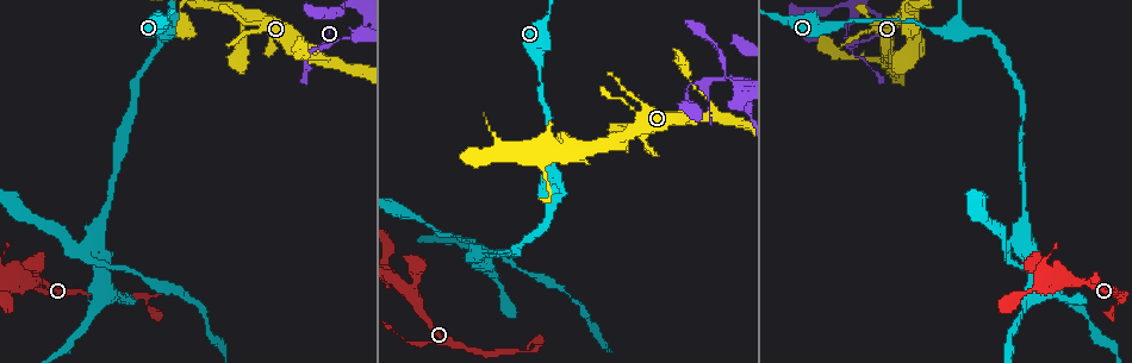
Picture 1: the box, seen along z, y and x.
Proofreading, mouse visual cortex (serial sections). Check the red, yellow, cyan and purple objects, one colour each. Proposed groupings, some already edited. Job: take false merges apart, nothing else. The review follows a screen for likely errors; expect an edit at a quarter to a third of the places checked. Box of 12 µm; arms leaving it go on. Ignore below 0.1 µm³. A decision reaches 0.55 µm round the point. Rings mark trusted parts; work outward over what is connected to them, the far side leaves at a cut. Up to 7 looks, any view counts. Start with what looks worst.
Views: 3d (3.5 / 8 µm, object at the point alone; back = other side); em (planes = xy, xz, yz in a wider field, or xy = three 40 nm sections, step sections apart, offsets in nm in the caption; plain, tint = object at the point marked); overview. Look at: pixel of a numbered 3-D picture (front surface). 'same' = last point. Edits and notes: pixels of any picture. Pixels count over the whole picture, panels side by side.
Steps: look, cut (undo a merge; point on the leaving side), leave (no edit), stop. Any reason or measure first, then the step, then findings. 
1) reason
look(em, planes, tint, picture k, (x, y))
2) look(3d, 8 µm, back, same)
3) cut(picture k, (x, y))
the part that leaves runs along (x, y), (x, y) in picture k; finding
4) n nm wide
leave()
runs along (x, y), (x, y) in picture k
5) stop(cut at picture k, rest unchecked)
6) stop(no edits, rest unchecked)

three-way junction
look(3d, 3.5 µm, back, picture 1, (1006, 251))

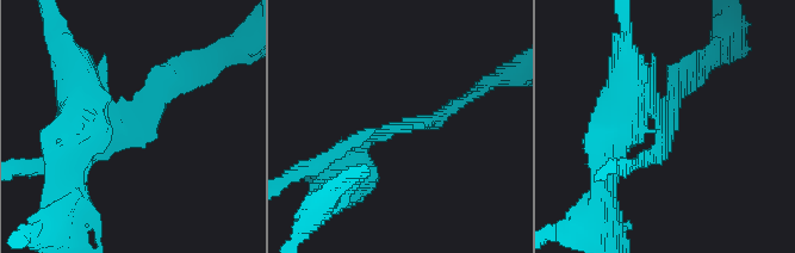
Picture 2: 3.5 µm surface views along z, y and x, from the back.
cut(picture 2, (657, 156))
the part that leaves runs along (658, 117), (668, 129), (688, 78) in picture 2; two cells meet here

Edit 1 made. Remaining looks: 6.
abrupt turn
look(3d, 3.5 µm, picture 1, (328, 47))

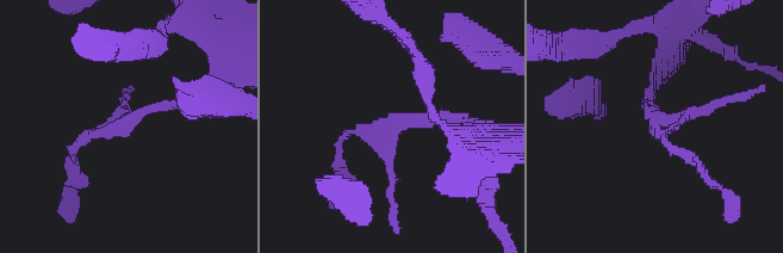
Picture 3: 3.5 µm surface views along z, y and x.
look(em, xy, step 3, tint, picture 3, (123, 123))

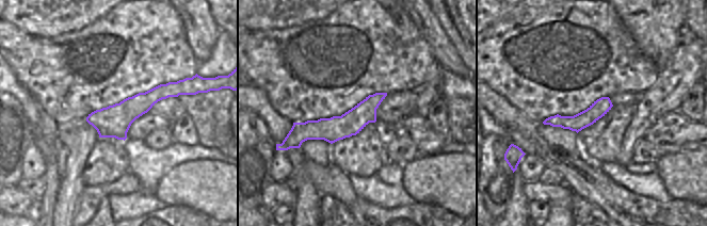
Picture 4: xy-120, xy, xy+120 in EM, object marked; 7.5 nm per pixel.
180 nm wide
leave()
runs along (391, 203), (387, 130), (453, 117) in picture 3; all the same cell

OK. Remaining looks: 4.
looks like a crossing
look(3d, 3.5 µm, picture 1, (1062, 280))

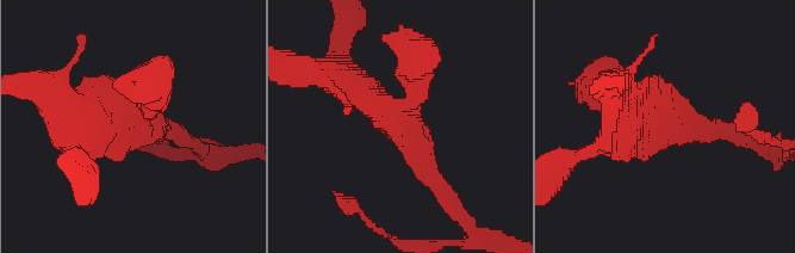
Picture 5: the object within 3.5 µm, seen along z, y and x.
look(em, xy, step 1, tint, picture 5, (392, 116))

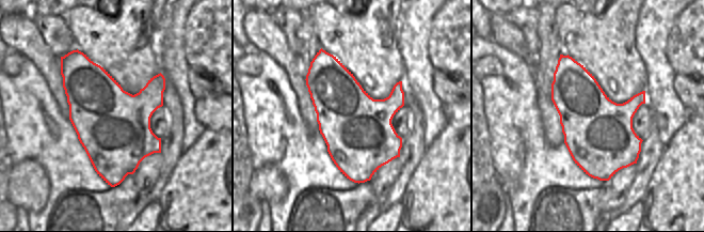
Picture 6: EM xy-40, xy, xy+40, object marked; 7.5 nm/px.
look(em, xy, step 3, tint, same)

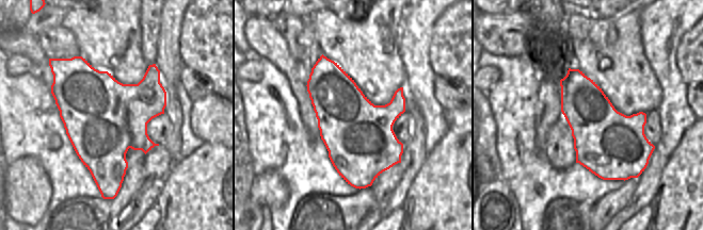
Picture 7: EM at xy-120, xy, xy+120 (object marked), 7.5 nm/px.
leave()
runs along (438, 178), (415, 139), (342, 62) in picture 5; continuous, no second cell

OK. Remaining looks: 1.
stop(cut at picture 2, rest unchecked)

